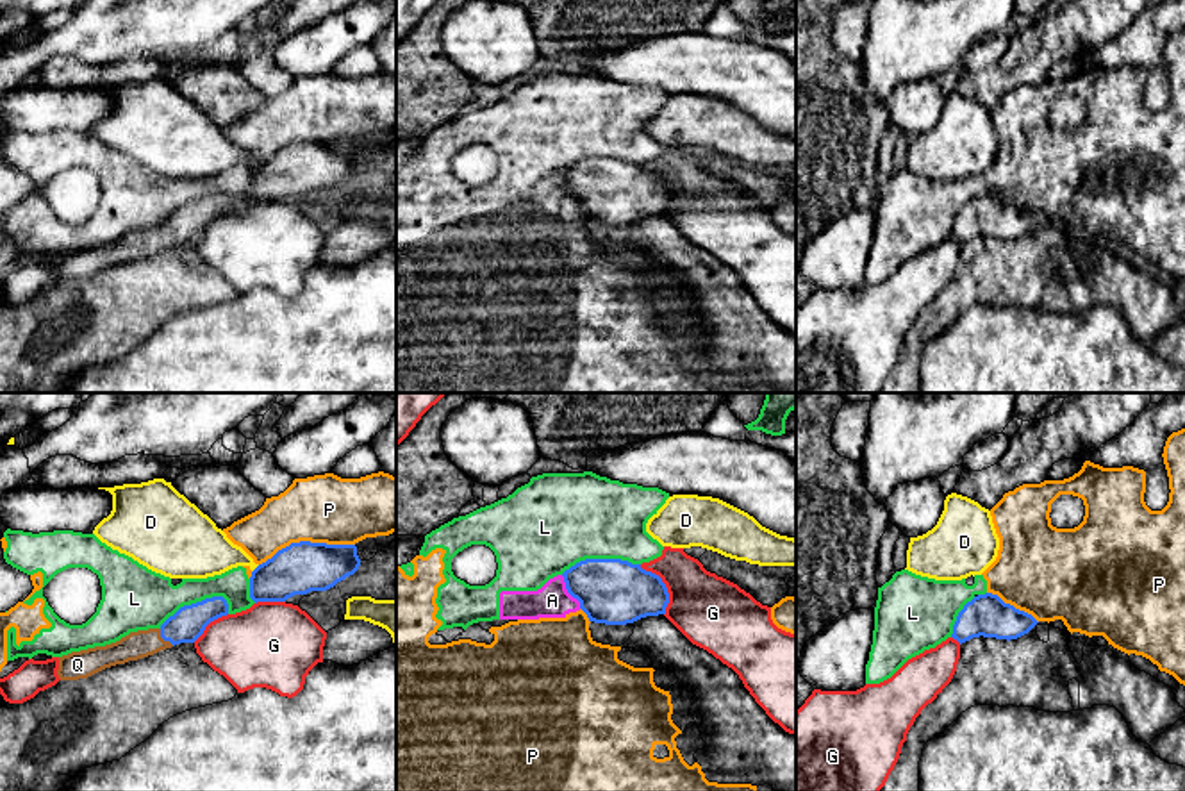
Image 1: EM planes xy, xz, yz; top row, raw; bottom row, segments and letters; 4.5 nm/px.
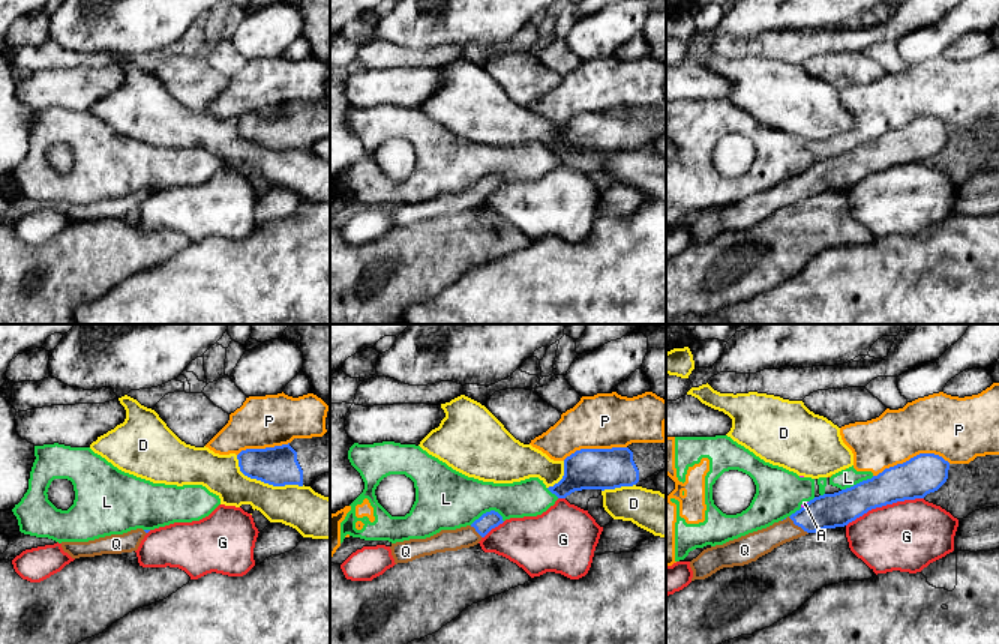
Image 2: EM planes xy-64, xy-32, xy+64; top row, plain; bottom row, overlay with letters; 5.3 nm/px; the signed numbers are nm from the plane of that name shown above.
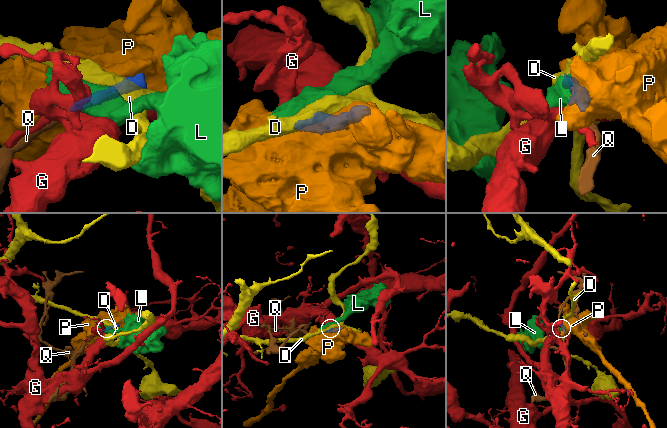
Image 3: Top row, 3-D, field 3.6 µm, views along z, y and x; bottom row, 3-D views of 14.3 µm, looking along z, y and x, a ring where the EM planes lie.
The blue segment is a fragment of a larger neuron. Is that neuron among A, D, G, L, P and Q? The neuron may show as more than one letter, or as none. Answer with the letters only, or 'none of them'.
Q

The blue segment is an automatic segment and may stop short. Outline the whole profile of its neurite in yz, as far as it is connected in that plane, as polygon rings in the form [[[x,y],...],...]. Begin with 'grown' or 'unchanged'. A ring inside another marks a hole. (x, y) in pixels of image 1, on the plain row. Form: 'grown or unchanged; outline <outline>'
unchanged; outline [[[985,193],[964,205],[951,237],[960,245],[980,236],[1010,241],[1028,234],[1037,223],[1032,214],[1005,204],[998,195]]]

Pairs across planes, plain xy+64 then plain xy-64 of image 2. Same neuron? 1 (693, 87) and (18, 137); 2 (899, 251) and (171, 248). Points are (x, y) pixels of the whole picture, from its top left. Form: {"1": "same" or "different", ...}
{"1": "different", "2": "different"}

